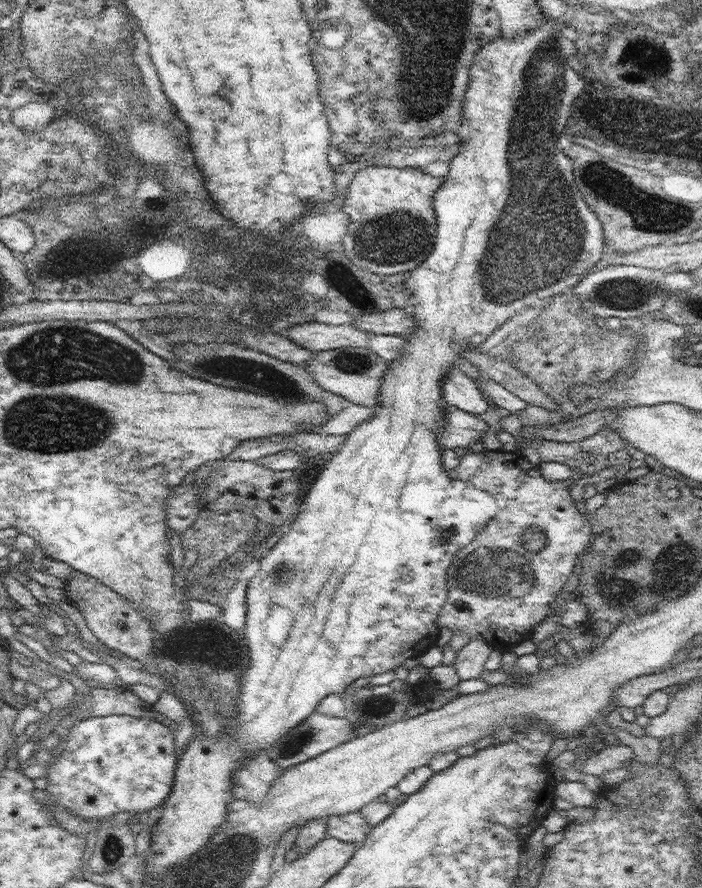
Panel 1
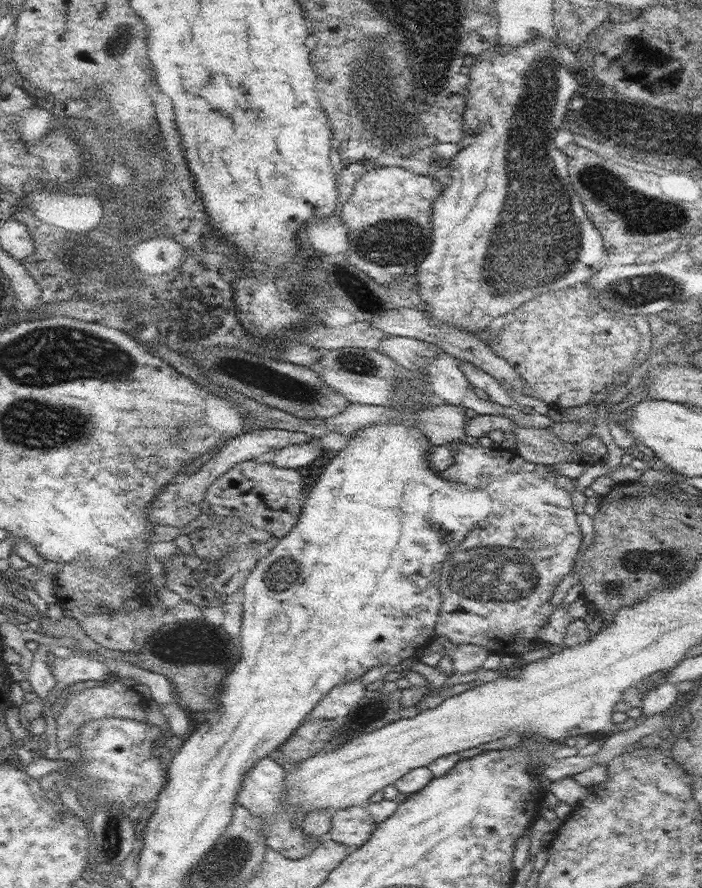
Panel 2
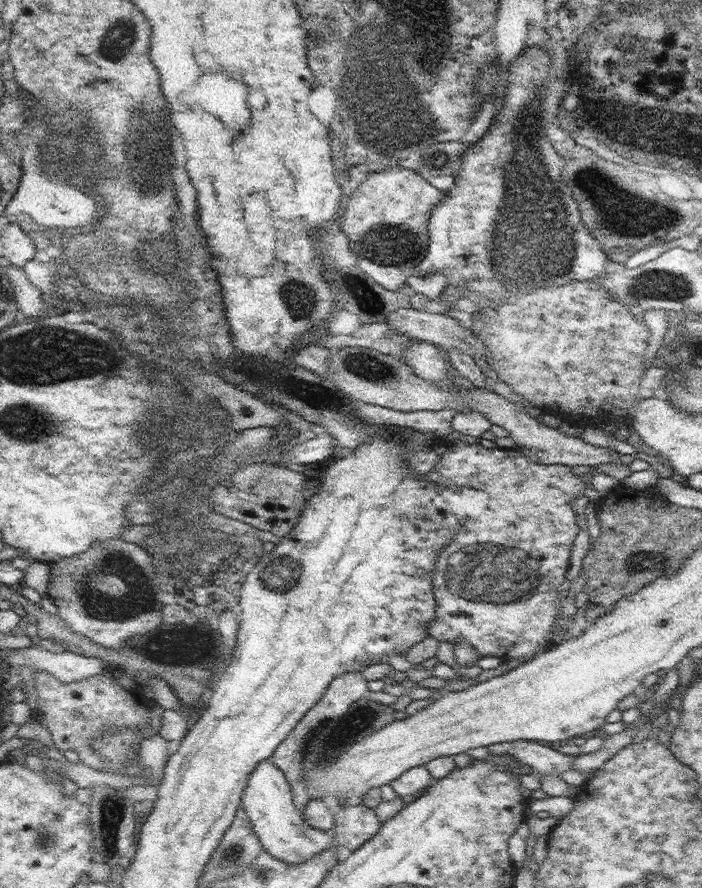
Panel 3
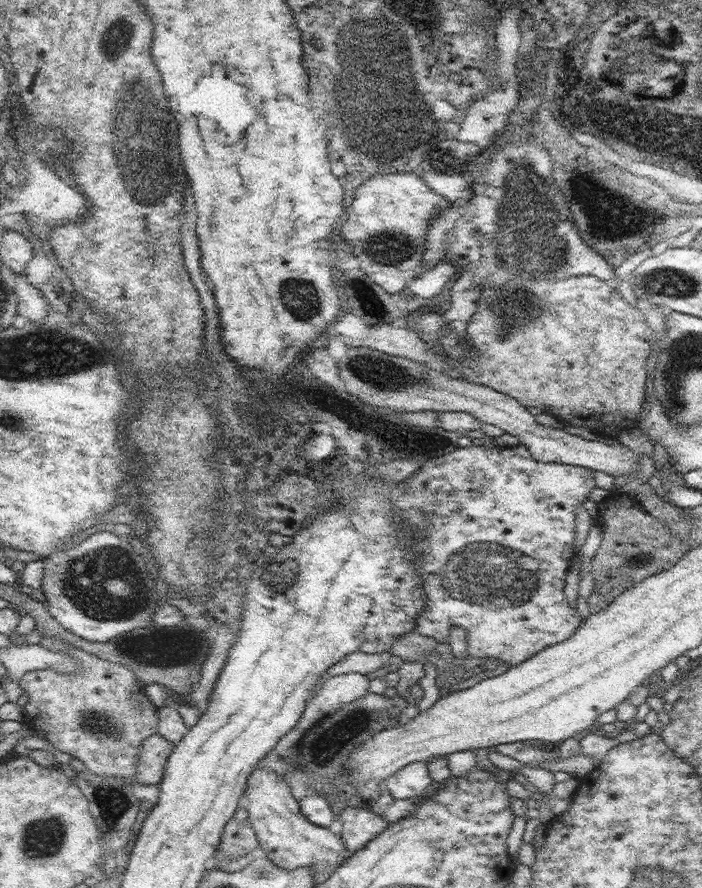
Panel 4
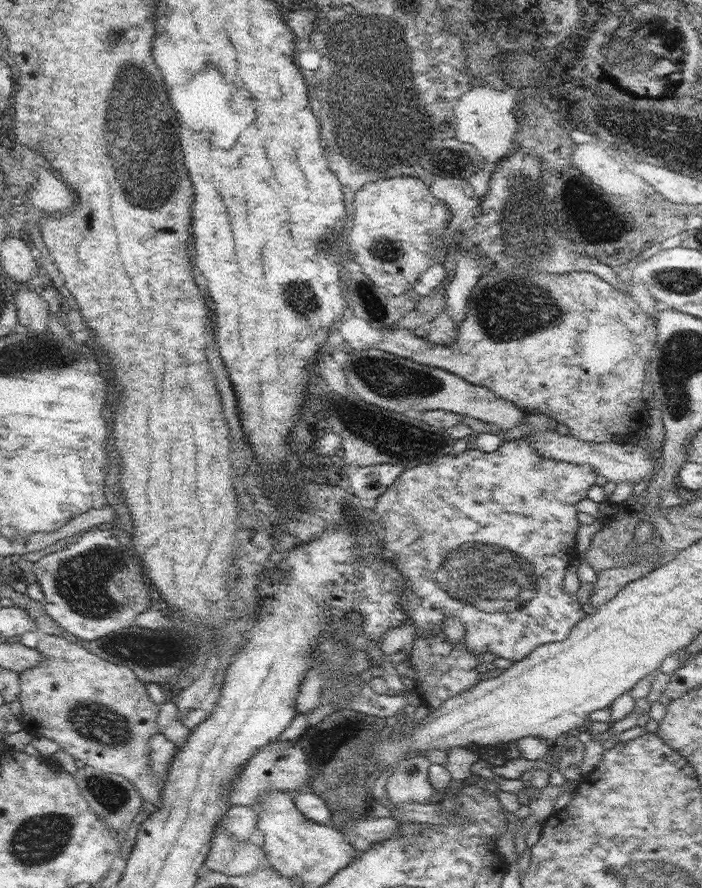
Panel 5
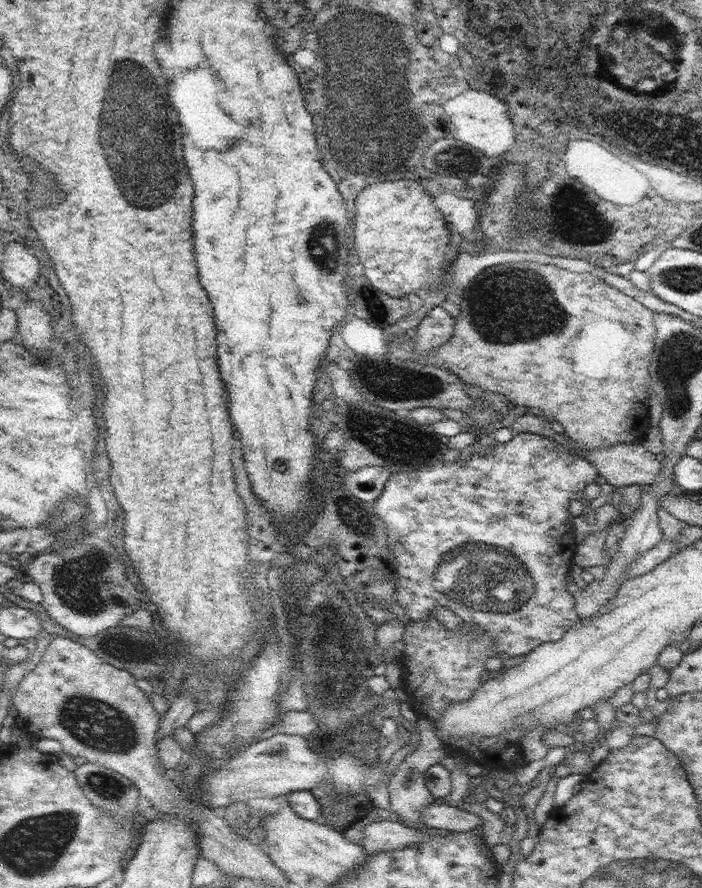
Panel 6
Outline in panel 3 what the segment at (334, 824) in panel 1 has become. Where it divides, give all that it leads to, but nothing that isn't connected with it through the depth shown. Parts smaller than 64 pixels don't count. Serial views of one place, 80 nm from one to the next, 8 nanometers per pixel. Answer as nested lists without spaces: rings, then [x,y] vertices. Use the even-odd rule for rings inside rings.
[[[359,801],[348,806],[342,805],[341,810],[335,815],[334,830],[331,832],[336,845],[354,852],[370,840],[380,827],[381,822],[374,807],[367,801]]]

